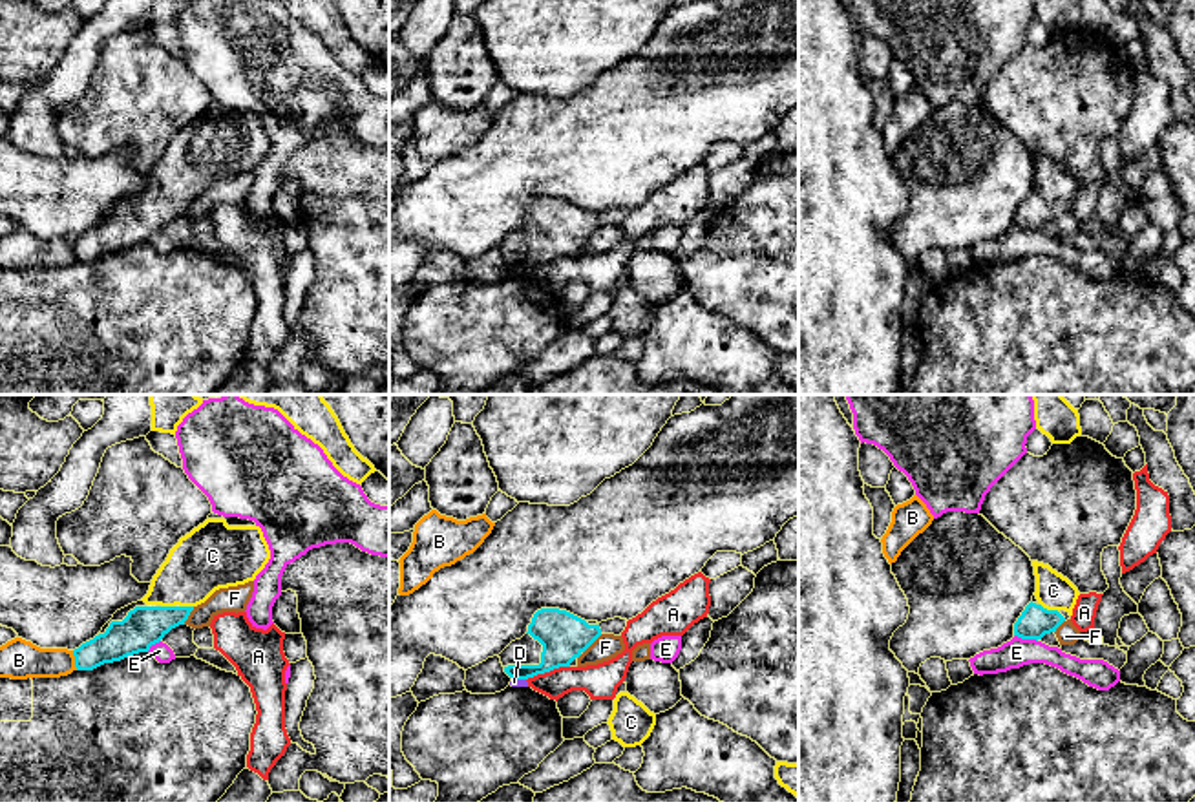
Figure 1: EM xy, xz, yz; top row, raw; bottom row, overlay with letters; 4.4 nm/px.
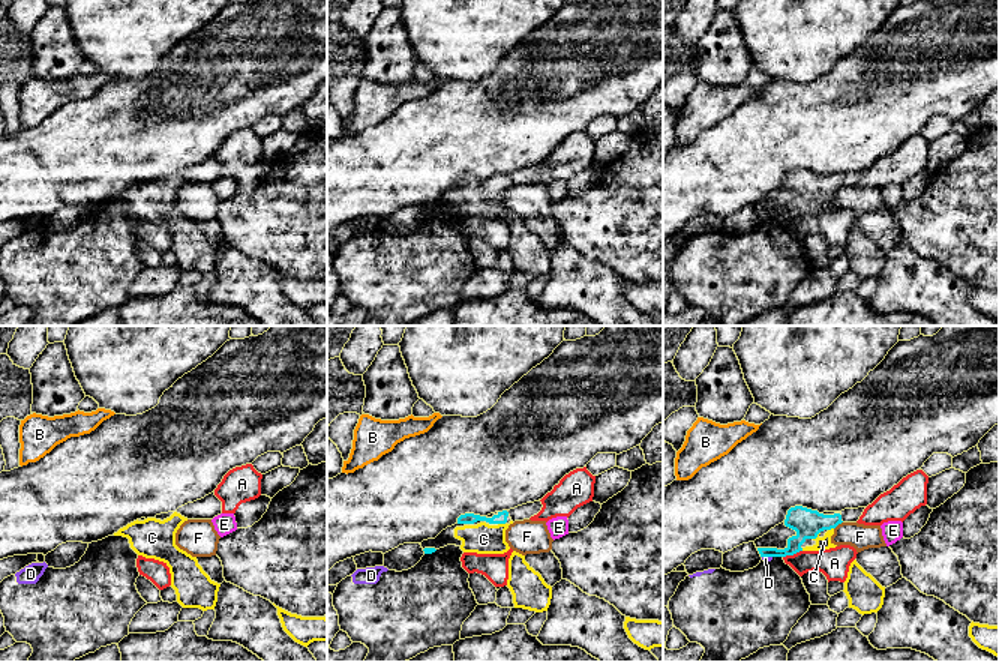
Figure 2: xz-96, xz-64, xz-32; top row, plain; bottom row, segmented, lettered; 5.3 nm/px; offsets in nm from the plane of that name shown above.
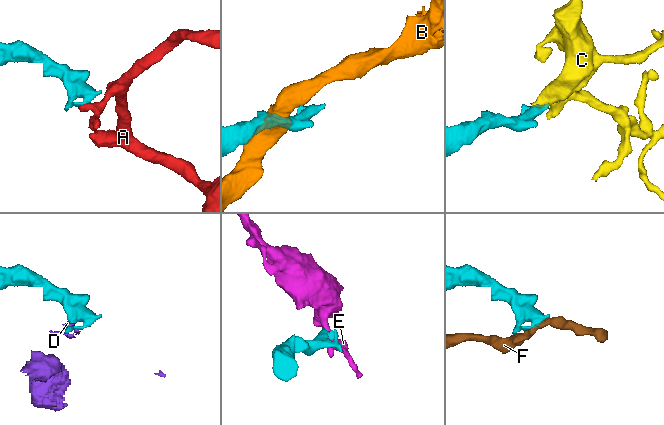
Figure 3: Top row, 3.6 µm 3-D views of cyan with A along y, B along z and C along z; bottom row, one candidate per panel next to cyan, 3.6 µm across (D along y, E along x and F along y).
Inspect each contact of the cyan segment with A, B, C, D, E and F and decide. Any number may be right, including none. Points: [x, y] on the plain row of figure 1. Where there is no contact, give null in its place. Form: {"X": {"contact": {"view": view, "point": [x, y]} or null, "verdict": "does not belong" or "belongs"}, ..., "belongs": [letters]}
{"A": {"contact": {"view": "xz", "point": [547, 262]}, "verdict": "does not belong"}, "B": {"contact": {"view": "xy", "point": [75, 251]}, "verdict": "does not belong"}, "C": {"contact": {"view": "yz", "point": [1049, 201]}, "verdict": "belongs"}, "D": {"contact": {"view": "xz", "point": [519, 269]}, "verdict": "does not belong"}, "E": {"contact": {"view": "yz", "point": [1025, 229]}, "verdict": "does not belong"}, "F": {"contact": {"view": "xz", "point": [589, 236]}, "verdict": "does not belong"}, "belongs": ["C"]}

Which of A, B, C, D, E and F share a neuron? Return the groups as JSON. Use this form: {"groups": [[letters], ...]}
{"groups": [["A"], ["B"], ["C"], ["D"], ["E"], ["F"]]}

